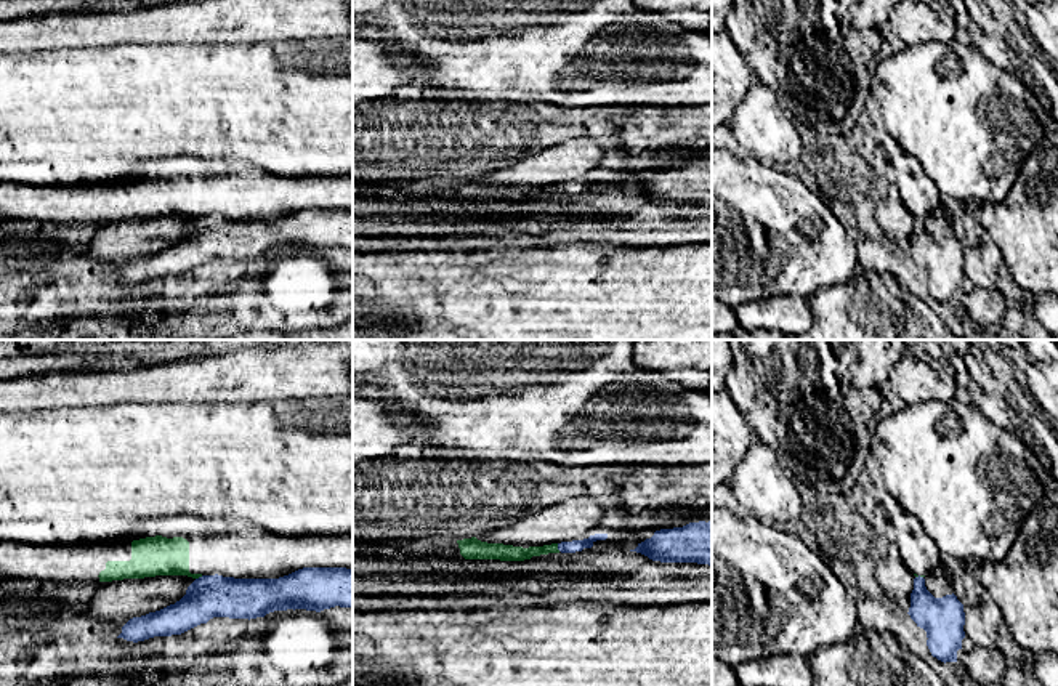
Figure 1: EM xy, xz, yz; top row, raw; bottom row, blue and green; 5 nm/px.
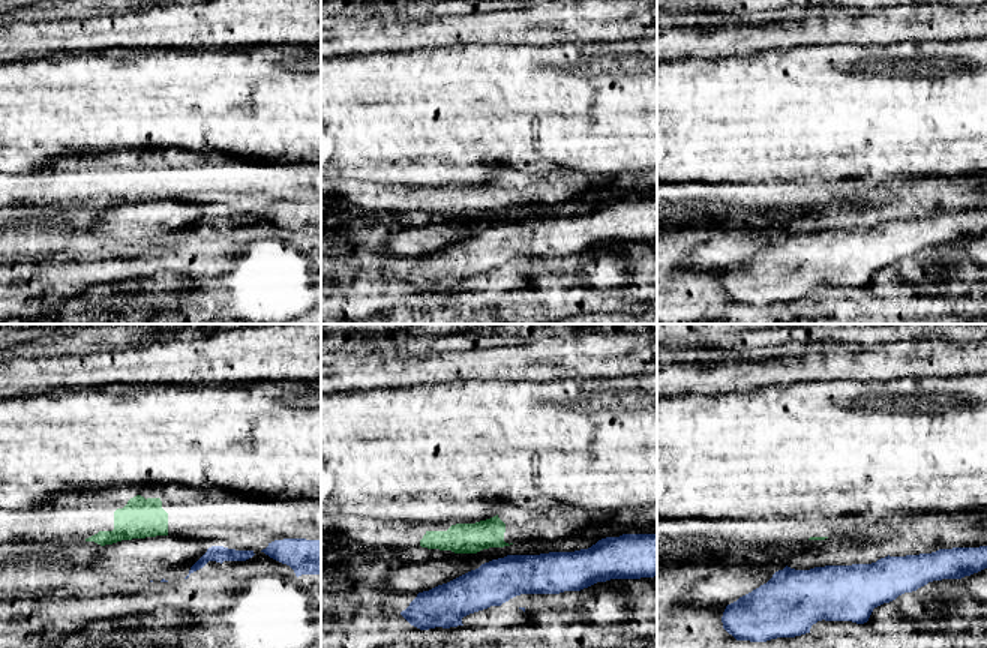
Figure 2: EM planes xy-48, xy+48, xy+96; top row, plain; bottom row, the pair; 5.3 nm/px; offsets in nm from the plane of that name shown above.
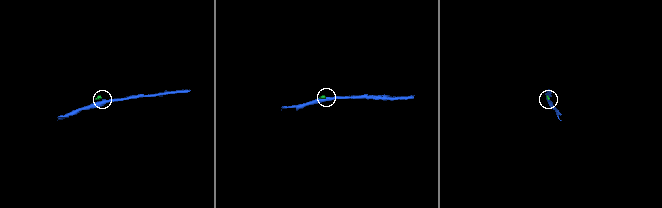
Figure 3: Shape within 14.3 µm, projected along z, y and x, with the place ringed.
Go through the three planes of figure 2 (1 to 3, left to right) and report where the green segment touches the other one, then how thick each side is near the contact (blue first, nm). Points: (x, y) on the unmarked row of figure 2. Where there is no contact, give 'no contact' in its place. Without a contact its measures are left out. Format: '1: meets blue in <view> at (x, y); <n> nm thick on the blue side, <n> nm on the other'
1: no contact
2: no contact
3: no contact

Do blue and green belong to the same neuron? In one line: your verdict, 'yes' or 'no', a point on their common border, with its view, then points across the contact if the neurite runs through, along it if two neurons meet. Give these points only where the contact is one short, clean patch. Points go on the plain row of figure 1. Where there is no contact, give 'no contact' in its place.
no; meets blue in xz at (558, 188); border along xz (557, 185), (560, 191)

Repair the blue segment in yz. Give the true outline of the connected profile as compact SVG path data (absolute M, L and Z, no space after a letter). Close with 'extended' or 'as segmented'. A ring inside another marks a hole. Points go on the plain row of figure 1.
M923 218L914 220L911 234L911 260L927 272L927 287L941 303L957 303L957 292L965 279L965 253L957 237L935 239L925 228Z | as segmented

